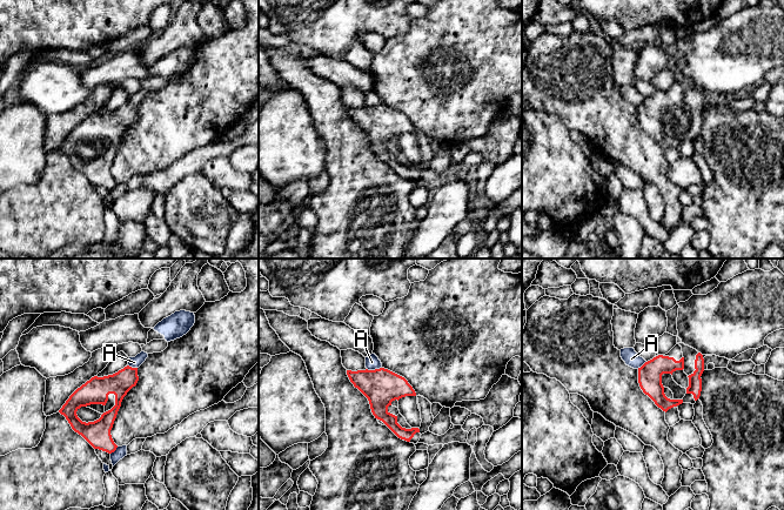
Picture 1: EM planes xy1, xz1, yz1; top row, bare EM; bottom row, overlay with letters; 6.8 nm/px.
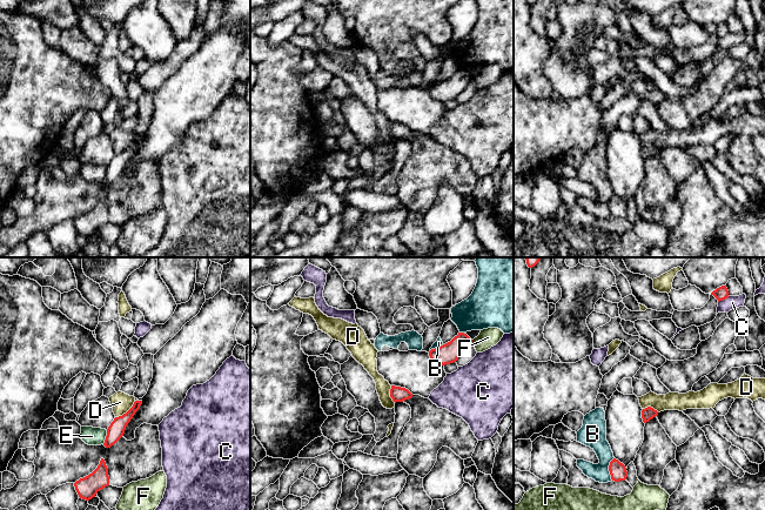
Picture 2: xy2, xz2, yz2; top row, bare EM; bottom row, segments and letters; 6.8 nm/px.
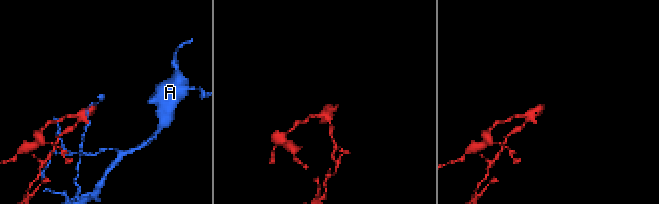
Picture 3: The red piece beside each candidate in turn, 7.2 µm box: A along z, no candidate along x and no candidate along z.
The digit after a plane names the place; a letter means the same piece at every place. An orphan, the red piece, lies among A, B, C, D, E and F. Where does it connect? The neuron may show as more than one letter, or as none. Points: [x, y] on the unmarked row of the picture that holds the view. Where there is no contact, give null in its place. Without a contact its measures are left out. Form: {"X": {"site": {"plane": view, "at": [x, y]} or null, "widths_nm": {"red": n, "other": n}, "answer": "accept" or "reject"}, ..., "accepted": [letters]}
{"A": {"site": {"plane": "xz1", "at": [375, 106]}, "widths_nm": {"red": 240, "other": 100}, "answer": "reject"}, "B": {"site": {"plane": "yz2", "at": [609, 206]}, "widths_nm": {"red": 110, "other": 160}, "answer": "reject"}, "C": {"site": {"plane": "yz2", "at": [723, 35]}, "widths_nm": {"red": 90, "other": 90}, "answer": "reject"}, "D": {"site": {"plane": "xy2", "at": [127, 148]}, "widths_nm": {"red": 110, "other": 140}, "answer": "reject"}, "E": {"site": {"plane": "xy2", "at": [106, 174]}, "widths_nm": {"red": 110, "other": 130}, "answer": "reject"}, "F": {"site": {"plane": "xz2", "at": [471, 78]}, "widths_nm": {"red": 140, "other": 130}, "answer": "reject"}, "accepted": []}

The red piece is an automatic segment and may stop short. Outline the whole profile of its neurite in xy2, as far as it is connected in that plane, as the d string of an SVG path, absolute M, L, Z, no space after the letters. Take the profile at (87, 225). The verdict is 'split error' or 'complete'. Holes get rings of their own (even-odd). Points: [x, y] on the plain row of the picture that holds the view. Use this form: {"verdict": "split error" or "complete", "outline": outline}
{"verdict": "complete", "outline": "M101 195L98 204L88 213L80 215L74 220L75 227L80 235L89 237L103 224L109 222L108 204Z"}

